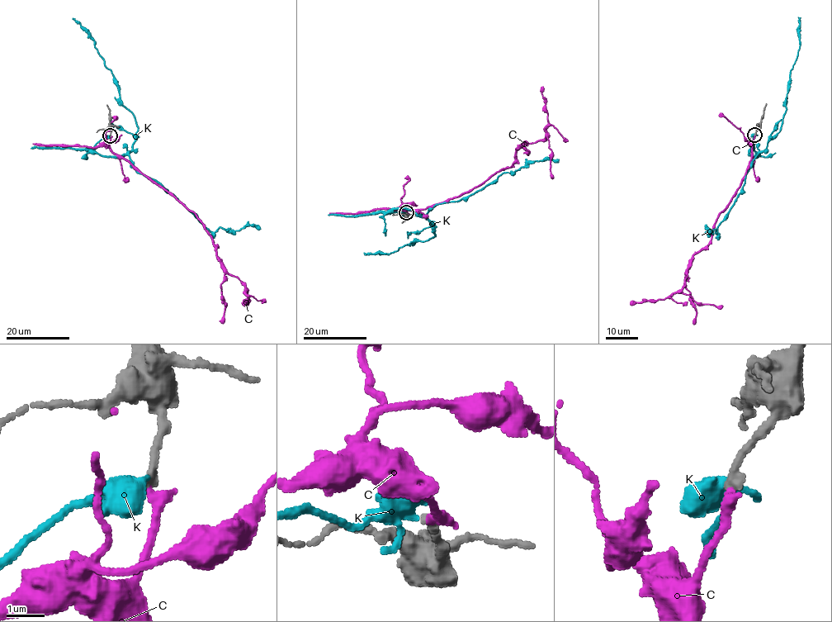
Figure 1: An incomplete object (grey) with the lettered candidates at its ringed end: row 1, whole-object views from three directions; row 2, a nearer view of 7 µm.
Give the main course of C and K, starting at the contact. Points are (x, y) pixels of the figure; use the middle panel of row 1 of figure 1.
C: (406, 212), (425, 210), (469, 192), (512, 165), (515, 150), (546, 135), (543, 86)
K: (405, 212), (391, 211), (413, 210), (424, 216), (437, 204), (470, 196), (503, 173), (559, 159)

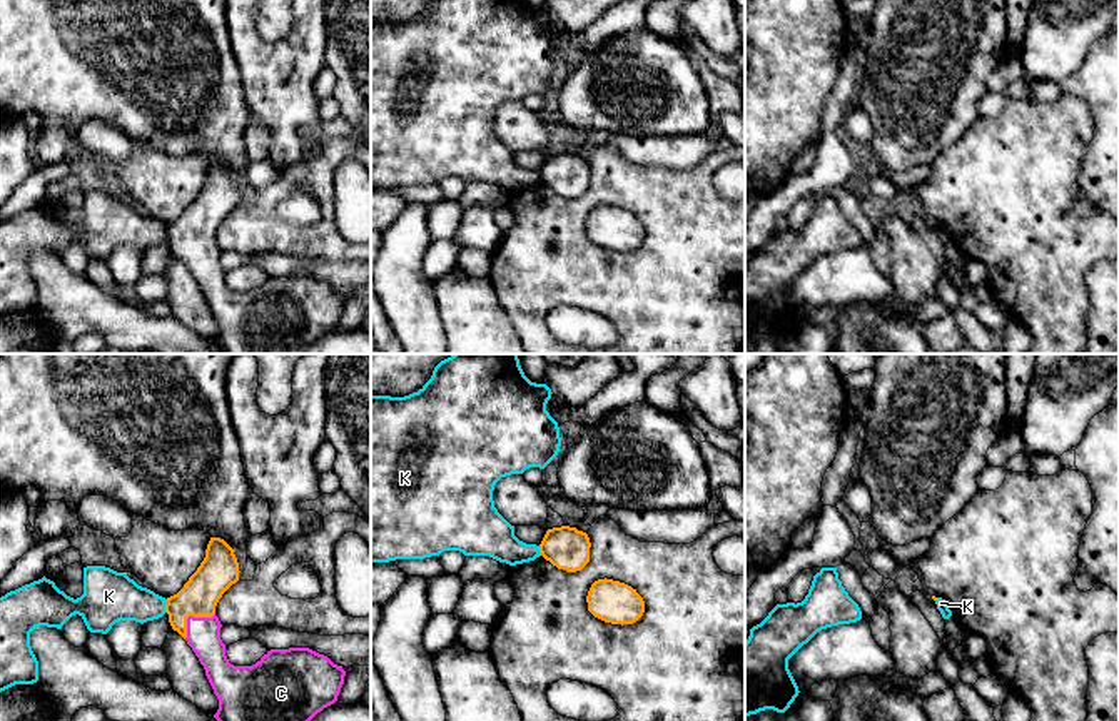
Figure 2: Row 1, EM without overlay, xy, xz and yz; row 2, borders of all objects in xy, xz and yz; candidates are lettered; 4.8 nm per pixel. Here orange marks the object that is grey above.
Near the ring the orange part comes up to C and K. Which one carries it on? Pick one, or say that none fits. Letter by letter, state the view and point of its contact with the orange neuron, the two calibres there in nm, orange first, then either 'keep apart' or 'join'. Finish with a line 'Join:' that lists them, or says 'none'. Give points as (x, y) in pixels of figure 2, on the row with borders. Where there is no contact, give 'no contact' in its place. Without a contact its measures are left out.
C: meets orange in xy at (191, 615); 190 nm thick on the orange side, 160 nm on the other; join
K: meets orange in xy at (166, 606); 190 nm thick on the orange side, 220 nm on the other; keep apart
Join: C

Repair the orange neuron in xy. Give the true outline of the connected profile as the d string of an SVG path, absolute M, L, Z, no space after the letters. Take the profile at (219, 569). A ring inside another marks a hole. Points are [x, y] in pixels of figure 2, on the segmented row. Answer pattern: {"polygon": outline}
{"polygon": "M210 537L205 557L184 587L167 597L165 613L174 631L192 648L219 699L217 721L311 721L334 704L344 684L346 671L327 656L309 648L271 649L252 666L234 666L220 639L215 606L222 594L239 581L234 549L220 537Z"}

